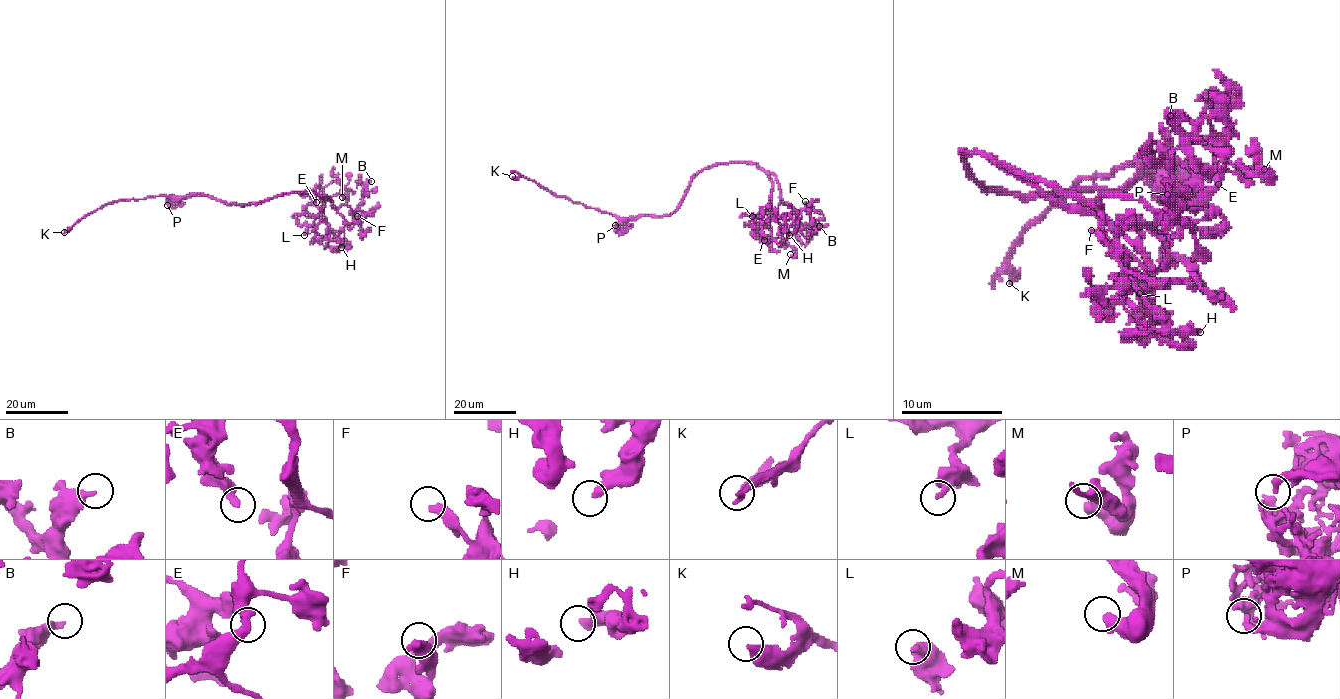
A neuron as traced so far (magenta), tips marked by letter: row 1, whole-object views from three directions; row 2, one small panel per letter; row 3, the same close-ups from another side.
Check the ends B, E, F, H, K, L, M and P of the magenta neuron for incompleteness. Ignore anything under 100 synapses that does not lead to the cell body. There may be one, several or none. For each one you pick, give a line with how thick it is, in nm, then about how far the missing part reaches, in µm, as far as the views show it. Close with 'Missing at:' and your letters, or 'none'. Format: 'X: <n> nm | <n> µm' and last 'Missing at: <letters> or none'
K: 280 nm | 25 µm
Missing at: K

